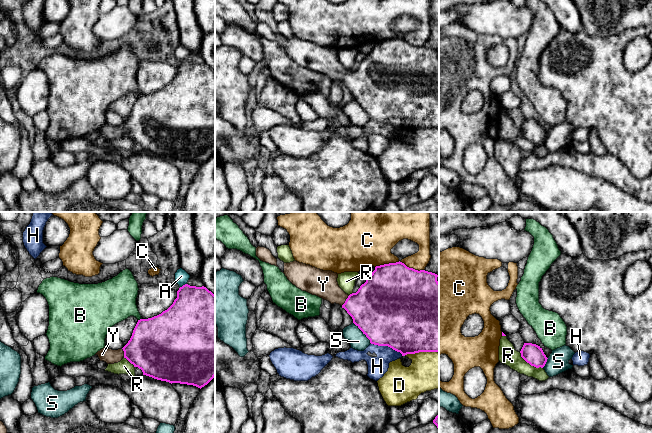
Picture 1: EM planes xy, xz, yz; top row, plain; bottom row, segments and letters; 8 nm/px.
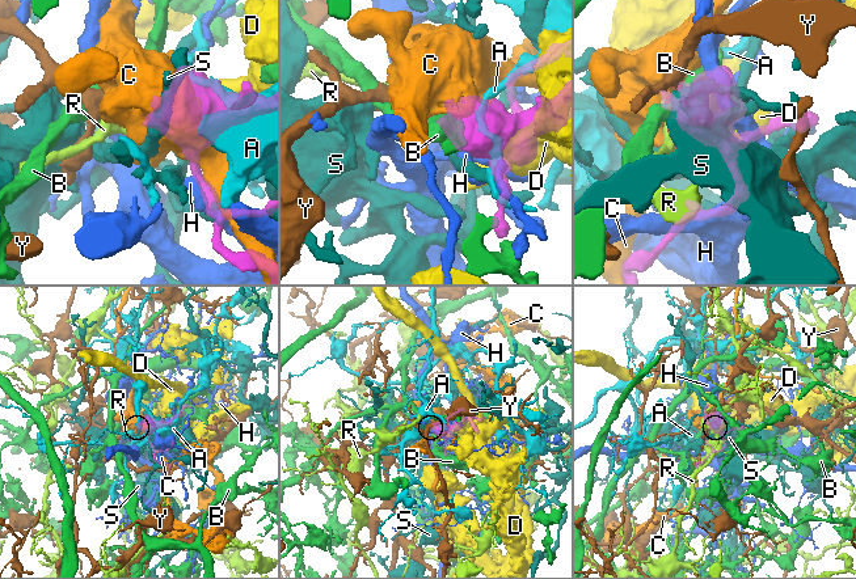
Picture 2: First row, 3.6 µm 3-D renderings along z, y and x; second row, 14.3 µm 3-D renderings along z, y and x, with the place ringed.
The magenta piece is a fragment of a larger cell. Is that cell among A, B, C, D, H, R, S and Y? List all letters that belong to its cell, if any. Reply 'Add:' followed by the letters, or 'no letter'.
Add: Y

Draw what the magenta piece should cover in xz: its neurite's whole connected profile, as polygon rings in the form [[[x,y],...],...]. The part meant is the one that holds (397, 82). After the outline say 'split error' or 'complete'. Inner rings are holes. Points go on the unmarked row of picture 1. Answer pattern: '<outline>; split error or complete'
[[[293,37],[284,39],[287,55],[302,67],[331,80],[339,80],[371,120],[388,122],[402,132],[419,128],[439,129],[439,58],[438,51],[415,46],[402,38],[376,42],[356,69],[346,70],[338,61],[338,50]]]; split error

